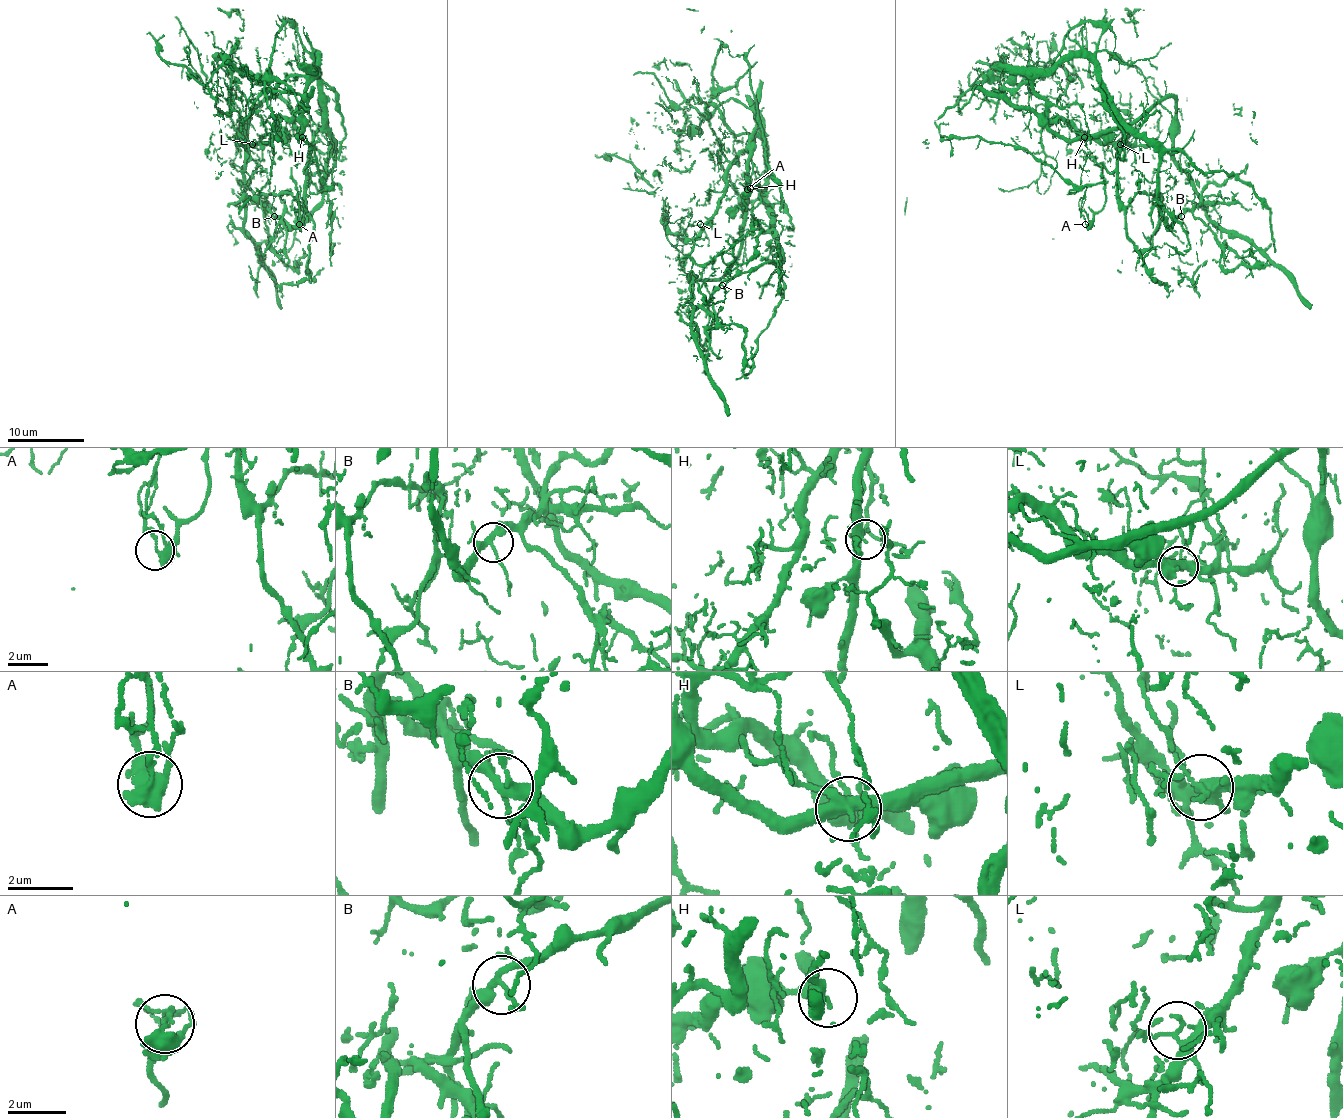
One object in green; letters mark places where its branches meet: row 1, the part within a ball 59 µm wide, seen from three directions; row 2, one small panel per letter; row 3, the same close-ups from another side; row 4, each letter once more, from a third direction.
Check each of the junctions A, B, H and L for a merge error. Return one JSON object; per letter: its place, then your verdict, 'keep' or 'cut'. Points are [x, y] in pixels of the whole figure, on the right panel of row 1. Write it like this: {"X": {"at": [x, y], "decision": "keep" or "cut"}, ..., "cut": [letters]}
{"A": {"at": [1085, 224], "decision": "keep"}, "B": {"at": [1181, 216], "decision": "keep"}, "H": {"at": [1084, 137], "decision": "cut"}, "L": {"at": [1120, 144], "decision": "cut"}, "cut": ["H", "L"]}

